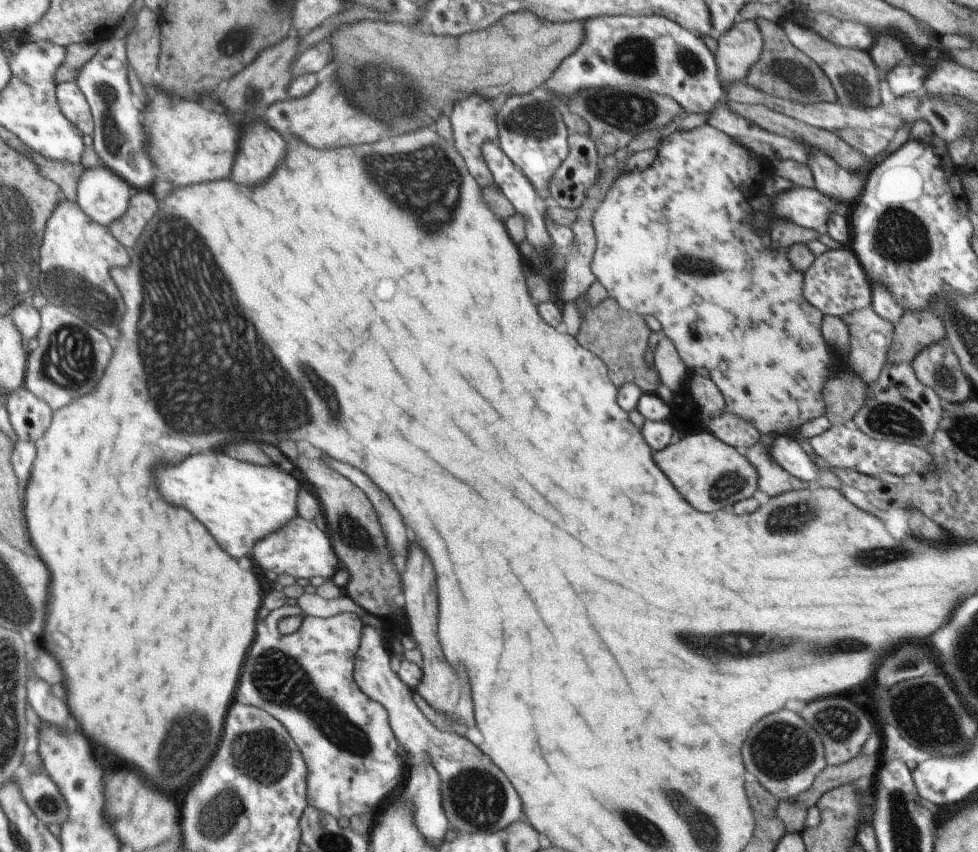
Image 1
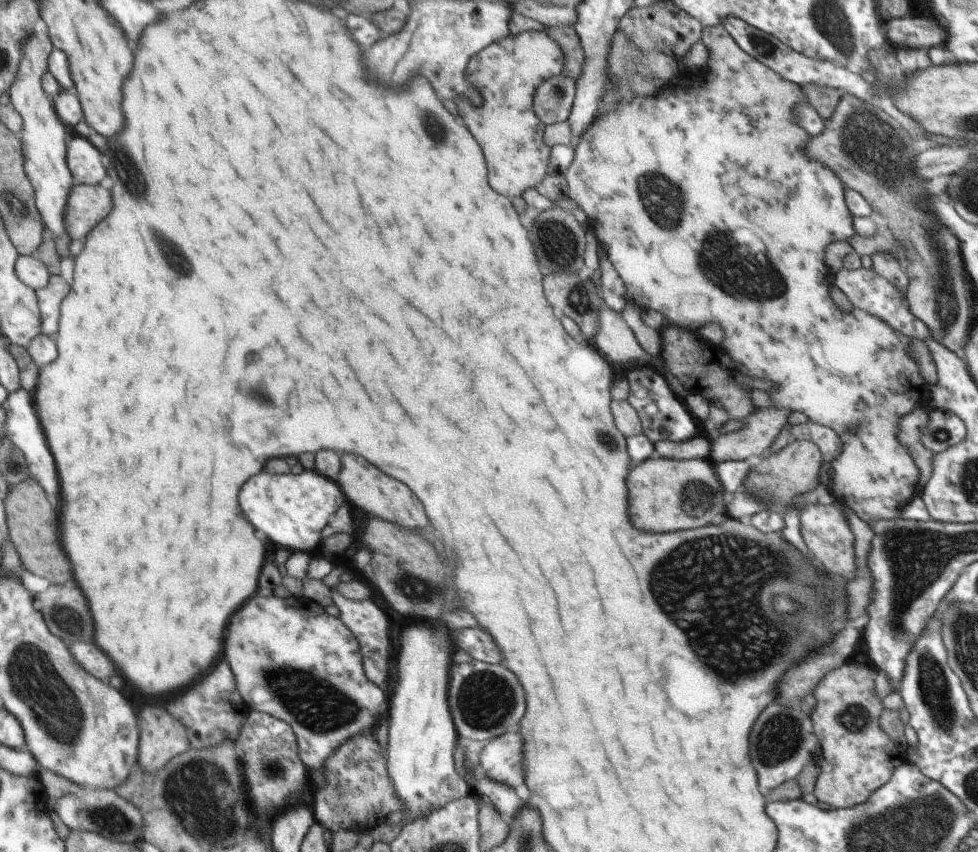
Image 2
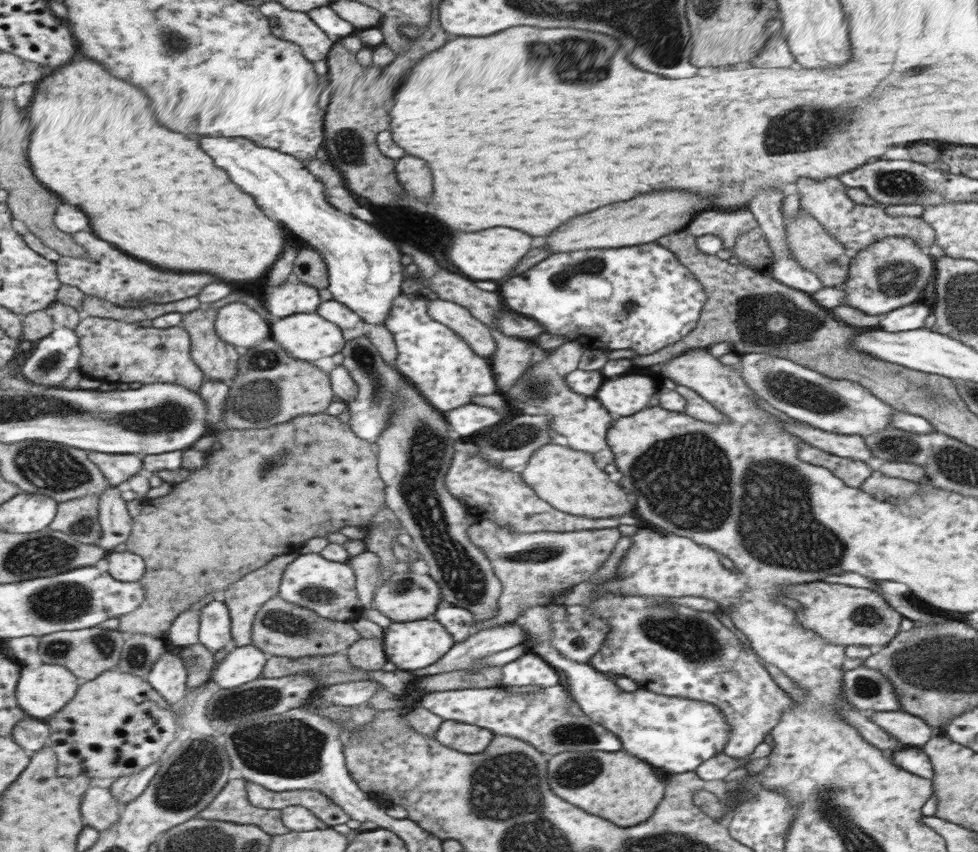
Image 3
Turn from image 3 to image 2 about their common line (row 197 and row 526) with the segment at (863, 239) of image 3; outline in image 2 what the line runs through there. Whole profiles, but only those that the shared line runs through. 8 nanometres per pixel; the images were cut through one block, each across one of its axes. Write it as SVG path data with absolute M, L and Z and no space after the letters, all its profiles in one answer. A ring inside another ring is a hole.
M839 502L825 505L808 503L805 508L801 508L800 535L804 539L807 549L826 571L837 578L848 581L855 578L855 572L857 572L853 548L854 536L847 526L847 518L839 505Z

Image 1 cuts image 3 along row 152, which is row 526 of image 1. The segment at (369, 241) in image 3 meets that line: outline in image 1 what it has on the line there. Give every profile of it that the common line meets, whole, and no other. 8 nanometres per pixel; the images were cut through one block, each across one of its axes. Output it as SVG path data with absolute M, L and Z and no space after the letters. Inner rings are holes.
M225 452L191 456L185 462L157 472L161 490L175 506L189 508L209 526L225 550L248 564L253 547L280 531L298 515L297 498L301 482L278 466L259 466L237 460Z

